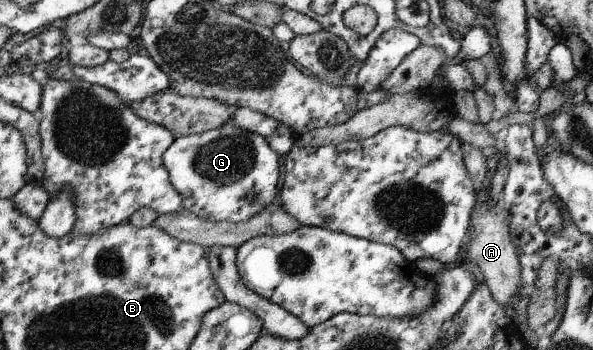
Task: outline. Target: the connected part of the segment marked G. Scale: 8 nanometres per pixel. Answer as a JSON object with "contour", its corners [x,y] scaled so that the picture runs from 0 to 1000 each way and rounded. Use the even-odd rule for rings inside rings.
{"contour":[[[388,349],[373,366],[351,371],[337,386],[297,394],[297,406],[277,443],[278,480],[285,491],[290,526],[307,554],[309,597],[320,600],[331,617],[359,631],[390,631],[401,637],[418,631],[460,577],[470,554],[476,503],[472,500],[472,443],[459,431],[449,394],[405,369]],[[422,543],[437,551],[433,571],[422,571]]]}

